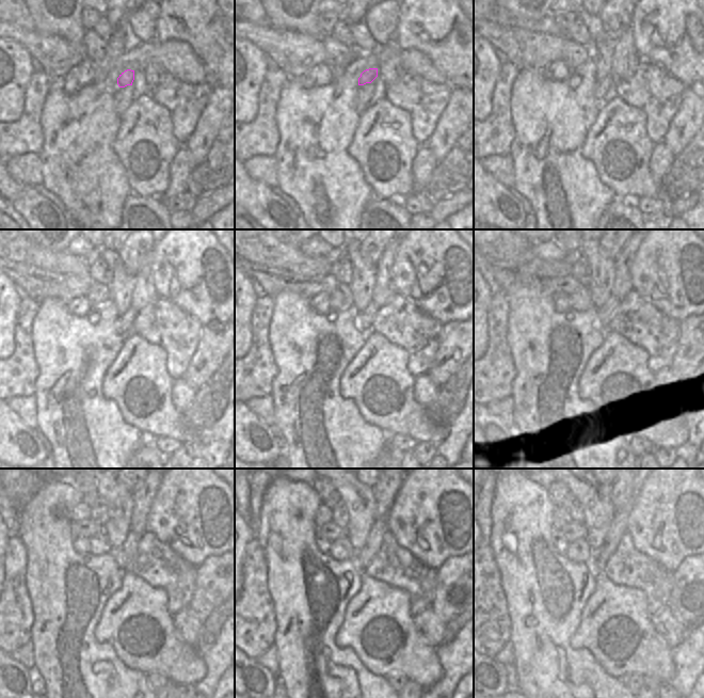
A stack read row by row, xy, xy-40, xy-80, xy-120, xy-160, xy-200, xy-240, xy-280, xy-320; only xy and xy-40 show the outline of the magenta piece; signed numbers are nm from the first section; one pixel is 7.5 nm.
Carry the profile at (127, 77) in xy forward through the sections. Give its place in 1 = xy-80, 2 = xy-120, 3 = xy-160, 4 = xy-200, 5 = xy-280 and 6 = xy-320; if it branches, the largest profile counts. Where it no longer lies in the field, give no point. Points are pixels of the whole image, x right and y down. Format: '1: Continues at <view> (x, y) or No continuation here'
1: Continues at xy-80 (601, 52)
2: Continues at xy-120 (122, 285)
3: Continues at xy-160 (363, 272)
4: Continues at xy-200 (602, 267)
5: Continues at xy-280 (358, 498)
6: Continues at xy-320 (594, 496).

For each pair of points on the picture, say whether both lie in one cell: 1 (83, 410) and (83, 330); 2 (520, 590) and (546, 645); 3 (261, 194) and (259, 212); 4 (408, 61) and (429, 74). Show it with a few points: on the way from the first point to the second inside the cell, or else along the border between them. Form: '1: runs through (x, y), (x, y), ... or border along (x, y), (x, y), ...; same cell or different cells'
1: runs through (83, 390), (83, 350); same cell
2: runs through (530, 604), (541, 615), (541, 631); same cell
3: runs through (260, 199), (260, 208); same cell
4: runs through (413, 61), (424, 68); same cell

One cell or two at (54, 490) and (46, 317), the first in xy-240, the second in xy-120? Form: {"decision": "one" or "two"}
{"decision": "one"}

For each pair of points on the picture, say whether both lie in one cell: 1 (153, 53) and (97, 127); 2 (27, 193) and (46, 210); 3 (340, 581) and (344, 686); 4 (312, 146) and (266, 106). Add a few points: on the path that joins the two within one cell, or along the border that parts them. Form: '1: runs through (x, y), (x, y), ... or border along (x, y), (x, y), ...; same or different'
1: runs through (130, 60), (113, 75), (97, 105); same
2: runs through (31, 197), (42, 208); same
3: runs through (333, 605), (324, 614), (325, 660); same
4: border along (281, 89), (275, 108), (278, 138); different

